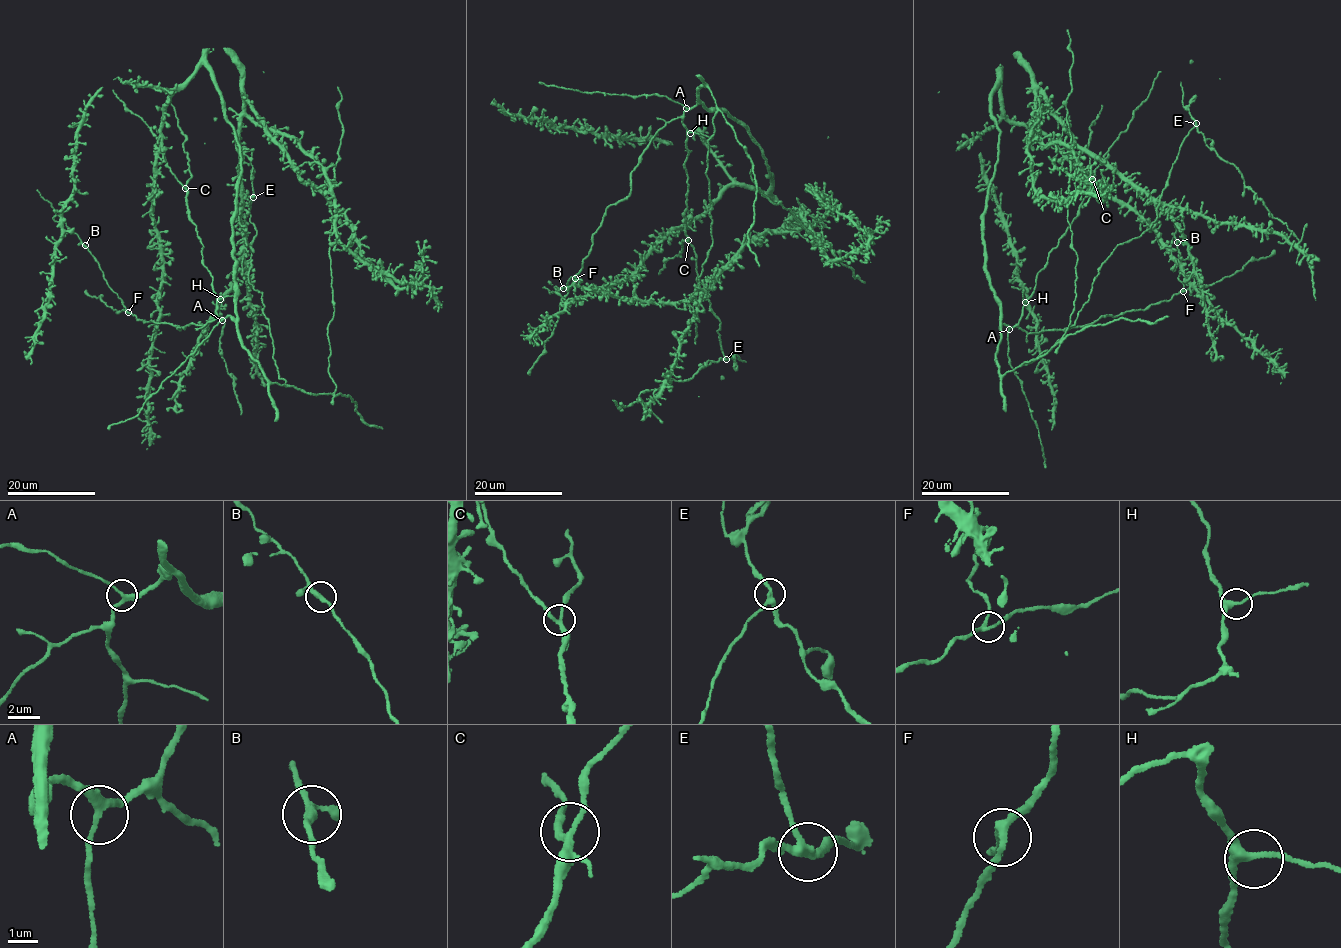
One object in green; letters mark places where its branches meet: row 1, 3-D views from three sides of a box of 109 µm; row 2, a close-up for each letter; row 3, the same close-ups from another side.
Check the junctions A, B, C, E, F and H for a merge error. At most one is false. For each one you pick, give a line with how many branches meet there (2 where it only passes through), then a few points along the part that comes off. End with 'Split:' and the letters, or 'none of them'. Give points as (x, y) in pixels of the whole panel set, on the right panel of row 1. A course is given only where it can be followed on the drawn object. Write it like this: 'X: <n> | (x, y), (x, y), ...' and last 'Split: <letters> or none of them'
E: 3 | (1196, 123), (1206, 145), (1231, 163), (1268, 211), (1285, 223), (1299, 242), (1311, 271), (1315, 300)
Split: E

